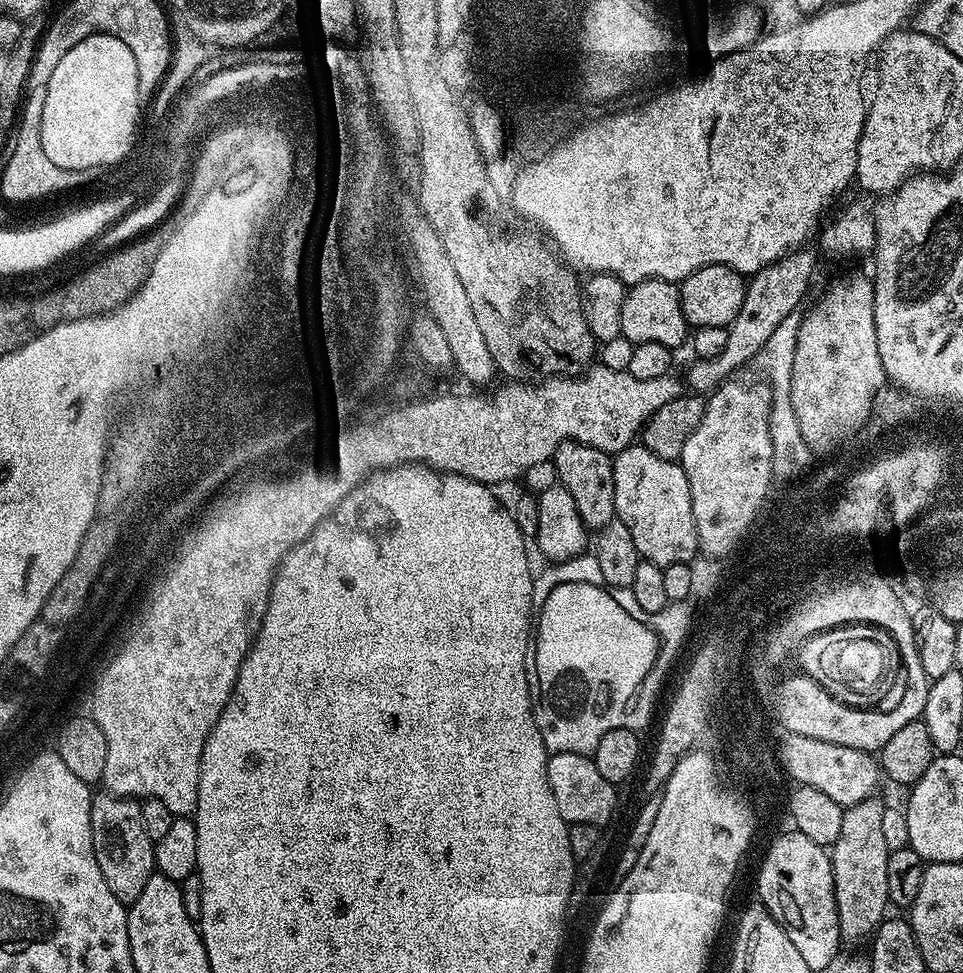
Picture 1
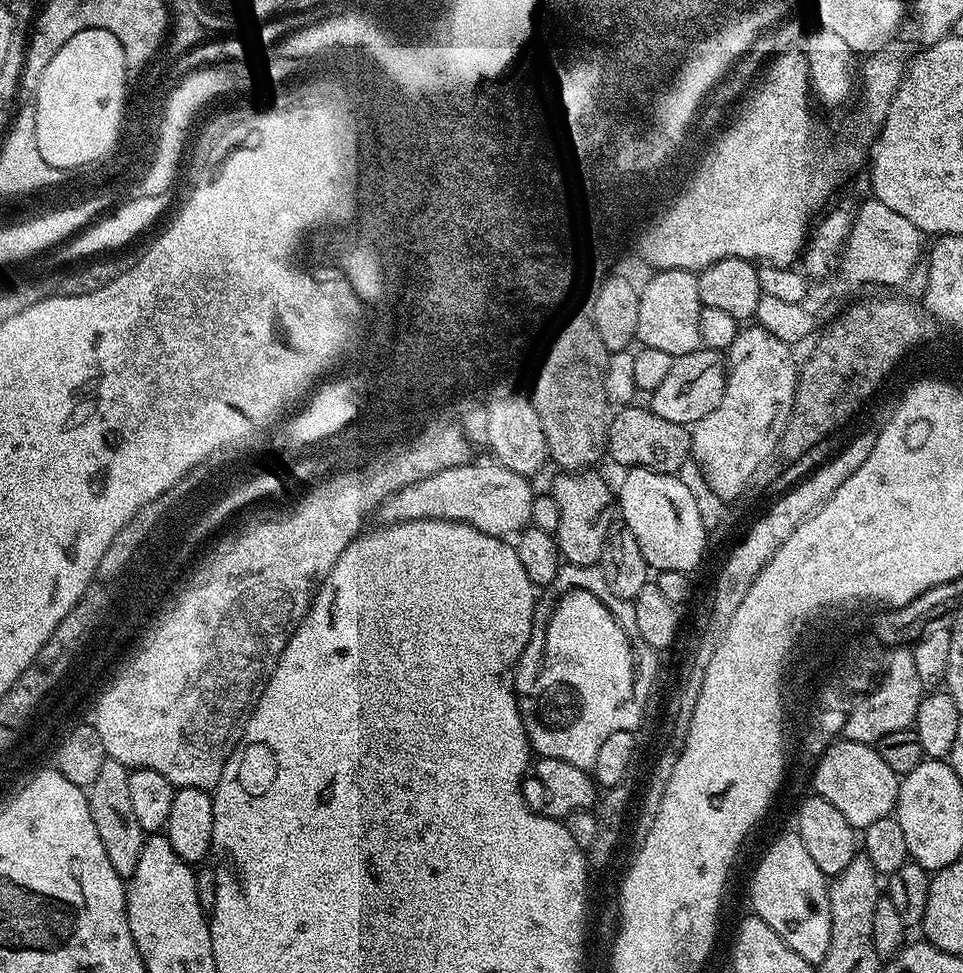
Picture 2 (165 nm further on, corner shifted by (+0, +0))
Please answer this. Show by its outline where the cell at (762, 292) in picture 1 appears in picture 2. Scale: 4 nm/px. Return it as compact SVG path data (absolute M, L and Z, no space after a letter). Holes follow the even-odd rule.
M697 350L682 354L673 359L665 380L650 393L650 407L658 418L691 426L706 418L722 402L724 381L726 379L726 360L719 352Z

